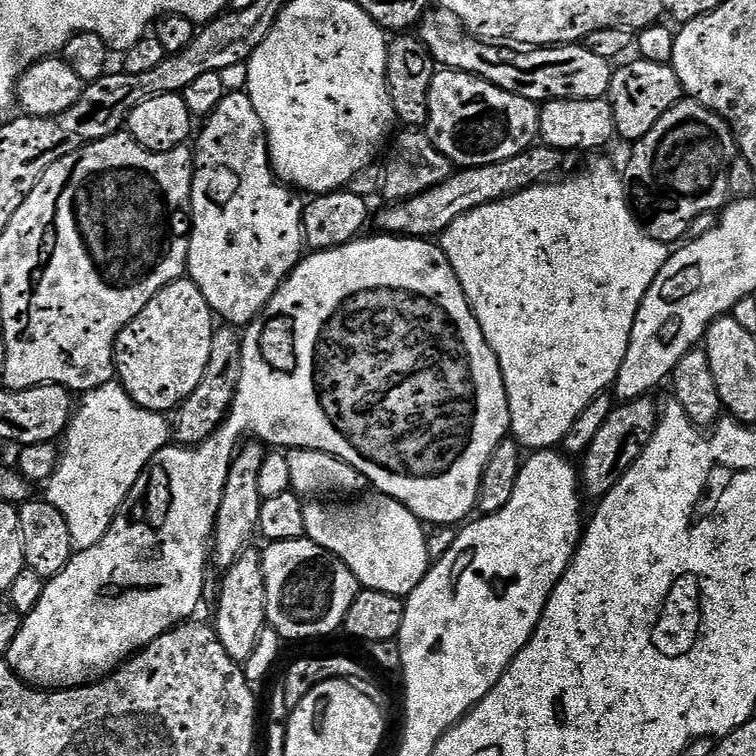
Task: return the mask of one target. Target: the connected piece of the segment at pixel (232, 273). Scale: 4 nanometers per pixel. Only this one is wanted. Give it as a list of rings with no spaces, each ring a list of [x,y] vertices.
[[[229,91],[218,102],[218,106],[213,110],[212,115],[203,121],[204,129],[199,132],[194,140],[194,182],[192,183],[192,234],[188,238],[188,266],[186,269],[187,279],[193,280],[202,290],[202,298],[211,306],[213,313],[220,316],[225,325],[247,326],[263,313],[264,308],[271,302],[272,296],[281,284],[288,279],[288,275],[296,269],[297,264],[302,259],[305,251],[304,243],[304,205],[305,201],[289,185],[277,180],[276,173],[272,170],[272,159],[268,153],[268,135],[264,133],[262,118],[258,118],[258,110],[254,110],[254,102],[250,102],[247,91]]]

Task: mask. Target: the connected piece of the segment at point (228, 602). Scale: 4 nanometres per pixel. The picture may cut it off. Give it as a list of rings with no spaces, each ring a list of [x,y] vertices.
[[[248,547],[226,570],[228,576],[218,588],[218,599],[215,601],[216,620],[214,627],[222,646],[226,646],[226,654],[237,662],[245,662],[254,652],[259,635],[266,627],[266,582],[264,581],[264,562],[255,547]]]

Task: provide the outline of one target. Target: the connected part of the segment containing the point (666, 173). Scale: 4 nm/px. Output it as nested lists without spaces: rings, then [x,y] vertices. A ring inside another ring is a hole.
[[[691,98],[681,99],[679,104],[675,104],[670,110],[666,110],[666,114],[662,114],[662,118],[658,118],[658,122],[650,130],[650,134],[646,134],[641,140],[635,141],[632,157],[628,160],[628,172],[626,171],[626,184],[630,189],[630,200],[634,205],[635,211],[638,213],[639,219],[642,221],[644,231],[650,238],[654,238],[658,242],[669,246],[675,245],[677,242],[683,241],[686,237],[690,224],[696,218],[706,214],[707,212],[719,213],[721,209],[729,203],[730,200],[730,174],[732,173],[732,164],[738,158],[738,149],[736,146],[736,135],[732,133],[732,128],[722,119],[716,112],[712,112],[706,106],[702,106],[699,100]]]

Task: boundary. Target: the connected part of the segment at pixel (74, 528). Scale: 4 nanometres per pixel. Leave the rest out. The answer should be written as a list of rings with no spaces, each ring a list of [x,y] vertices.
[[[120,383],[103,384],[79,397],[68,431],[62,437],[60,462],[46,485],[46,499],[55,506],[58,514],[62,514],[62,518],[66,518],[66,526],[70,526],[70,538],[76,552],[84,552],[94,546],[106,534],[106,530],[110,530],[120,509],[127,505],[128,495],[138,478],[144,475],[148,463],[163,448],[169,447],[169,444],[169,417],[138,406],[138,402],[134,402],[134,398],[126,394]]]

